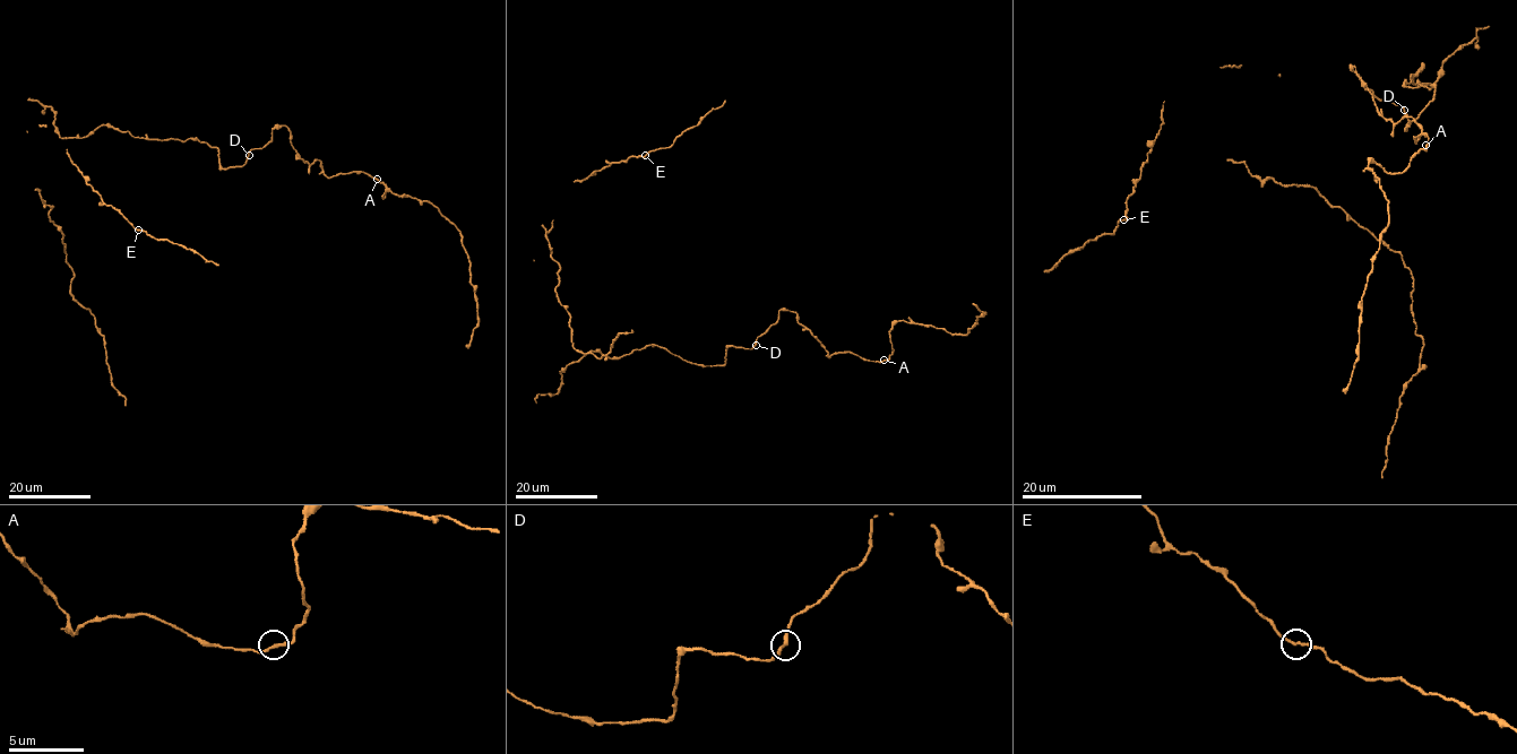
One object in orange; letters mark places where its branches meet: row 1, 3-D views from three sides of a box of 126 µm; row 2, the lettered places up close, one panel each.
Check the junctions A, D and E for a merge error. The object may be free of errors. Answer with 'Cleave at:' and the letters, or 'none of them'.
Cleave at: none of them

